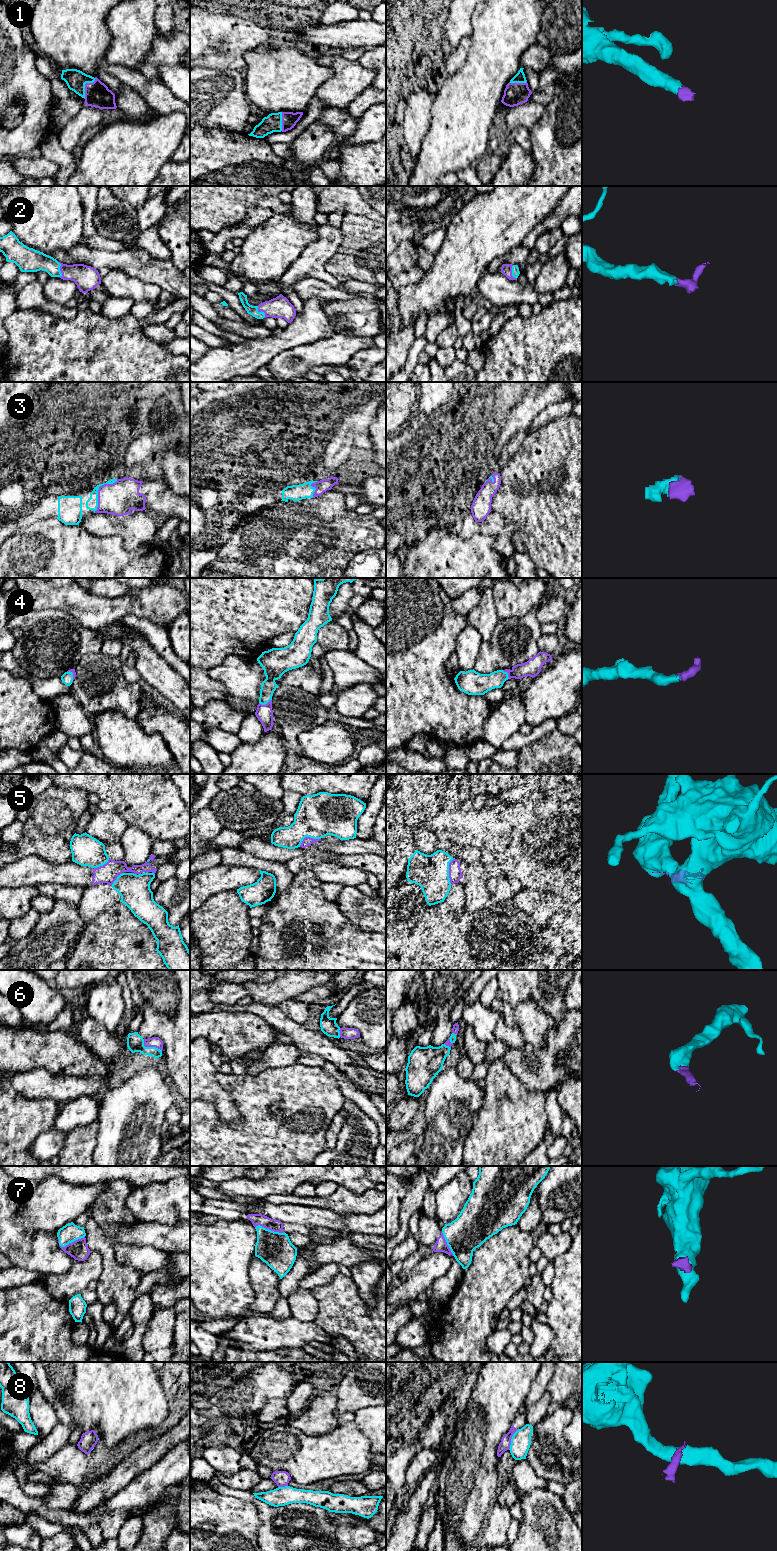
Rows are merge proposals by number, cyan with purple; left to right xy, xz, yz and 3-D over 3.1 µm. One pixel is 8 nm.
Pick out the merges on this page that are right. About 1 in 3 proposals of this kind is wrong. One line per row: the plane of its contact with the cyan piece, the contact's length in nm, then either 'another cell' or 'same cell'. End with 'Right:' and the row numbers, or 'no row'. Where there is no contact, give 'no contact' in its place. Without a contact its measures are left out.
1: meets cyan in xy; contact 190 nm long; same cell
2: meets cyan in xz; contact 110 nm long; same cell
3: meets cyan in xy; contact 320 nm long; same cell
4: meets cyan in xz; contact 110 nm long; same cell
5: meets cyan in xz; contact 190 nm long; another cell
6: meets cyan in xy; contact 180 nm long; same cell
7: meets cyan in xz; contact 240 nm long; same cell
8: meets cyan in yz; contact 190 nm long; another cell
Right: 1, 2, 3, 4, 6, 7

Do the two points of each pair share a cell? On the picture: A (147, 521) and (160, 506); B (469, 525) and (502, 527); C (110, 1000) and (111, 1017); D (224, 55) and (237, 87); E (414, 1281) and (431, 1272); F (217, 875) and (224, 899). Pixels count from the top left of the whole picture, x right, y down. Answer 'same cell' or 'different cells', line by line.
A: different cells
B: same cell
C: same cell
D: different cells
E: same cell
F: different cells

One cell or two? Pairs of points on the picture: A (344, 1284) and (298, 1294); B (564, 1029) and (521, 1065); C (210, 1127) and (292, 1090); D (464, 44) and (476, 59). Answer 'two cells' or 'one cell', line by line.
A: two cells
B: one cell
C: one cell
D: two cells

